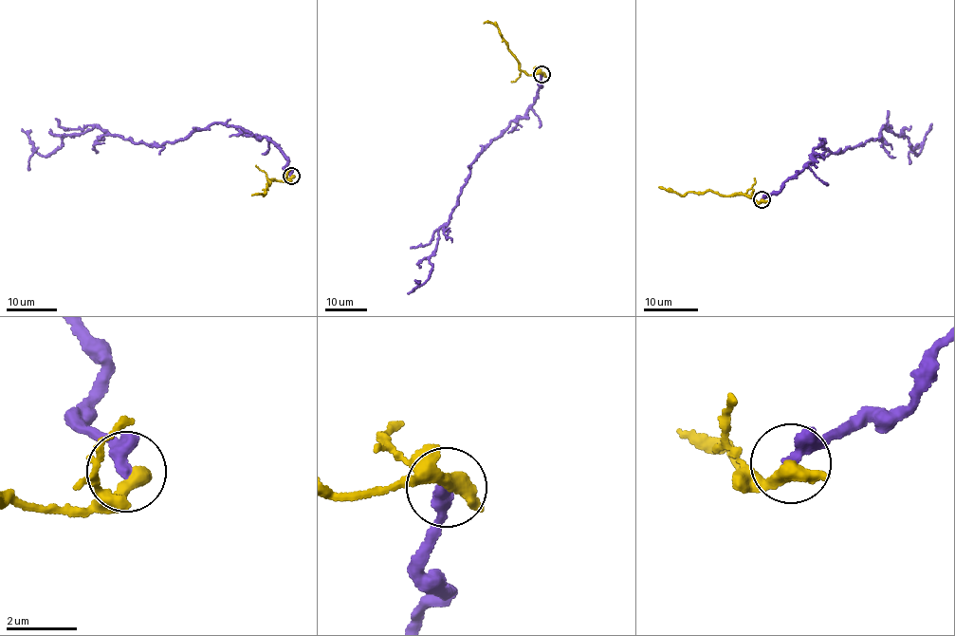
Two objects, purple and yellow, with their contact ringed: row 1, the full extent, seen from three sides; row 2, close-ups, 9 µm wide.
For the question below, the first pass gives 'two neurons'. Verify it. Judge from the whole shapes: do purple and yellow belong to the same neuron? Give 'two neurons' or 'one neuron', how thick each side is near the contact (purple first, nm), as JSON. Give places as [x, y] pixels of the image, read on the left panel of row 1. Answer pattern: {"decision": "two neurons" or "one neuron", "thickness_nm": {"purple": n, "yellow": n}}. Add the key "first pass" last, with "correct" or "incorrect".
{"decision": "two neurons", "thickness_nm": {"purple": 440, "yellow": 550}, "first pass": "correct"}

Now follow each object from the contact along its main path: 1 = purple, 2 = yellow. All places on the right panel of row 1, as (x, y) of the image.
1: (762, 200), (812, 161), (820, 140), (824, 148), (839, 152), (886, 129), (904, 134), (917, 155), (931, 123)
2: (762, 200), (757, 202), (743, 195), (720, 196), (708, 190), (682, 195), (658, 188)

